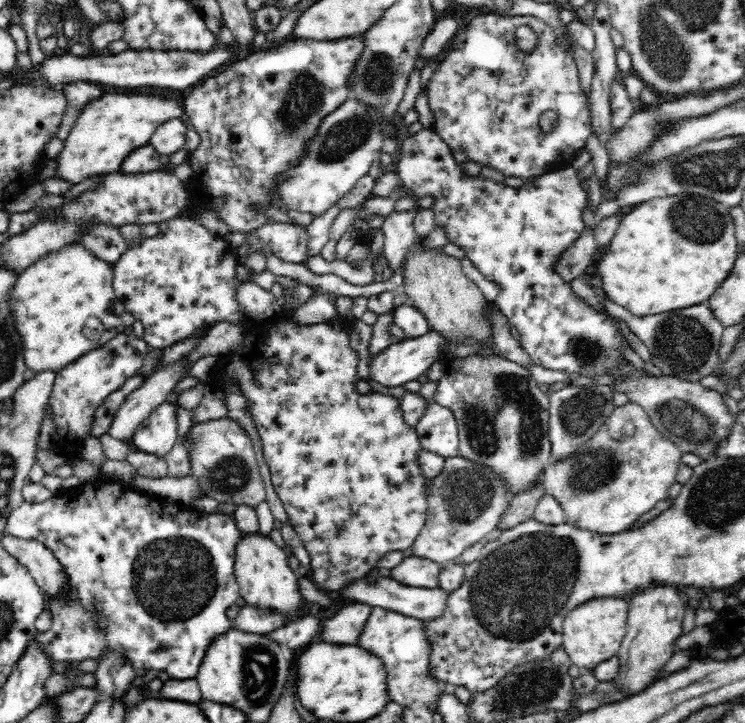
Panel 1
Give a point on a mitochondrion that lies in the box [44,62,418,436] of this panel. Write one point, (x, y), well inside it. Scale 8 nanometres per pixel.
(304, 97)

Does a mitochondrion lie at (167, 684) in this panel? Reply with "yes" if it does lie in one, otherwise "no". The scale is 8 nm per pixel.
no

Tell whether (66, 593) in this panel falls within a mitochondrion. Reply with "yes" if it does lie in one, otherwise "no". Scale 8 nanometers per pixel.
no

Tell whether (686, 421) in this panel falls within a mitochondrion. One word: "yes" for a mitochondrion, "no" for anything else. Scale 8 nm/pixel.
yes

